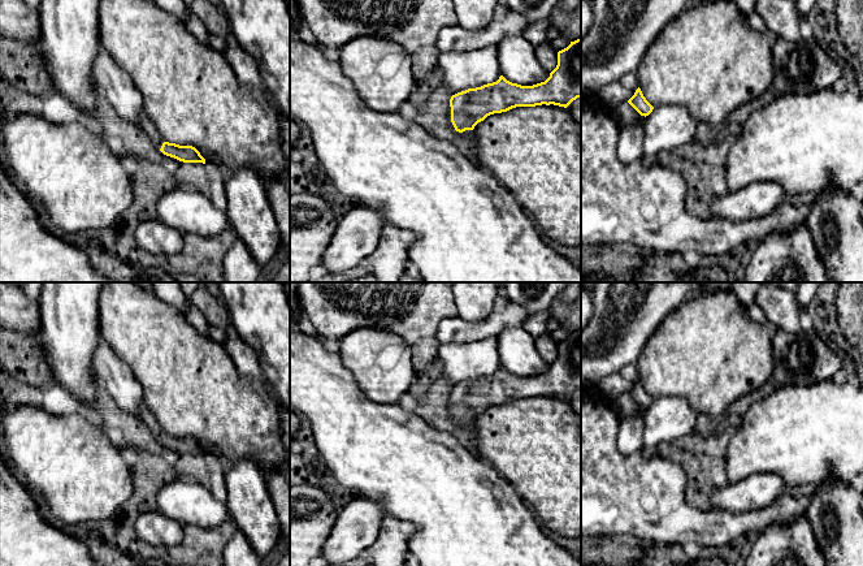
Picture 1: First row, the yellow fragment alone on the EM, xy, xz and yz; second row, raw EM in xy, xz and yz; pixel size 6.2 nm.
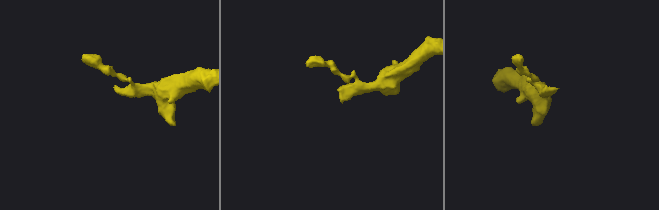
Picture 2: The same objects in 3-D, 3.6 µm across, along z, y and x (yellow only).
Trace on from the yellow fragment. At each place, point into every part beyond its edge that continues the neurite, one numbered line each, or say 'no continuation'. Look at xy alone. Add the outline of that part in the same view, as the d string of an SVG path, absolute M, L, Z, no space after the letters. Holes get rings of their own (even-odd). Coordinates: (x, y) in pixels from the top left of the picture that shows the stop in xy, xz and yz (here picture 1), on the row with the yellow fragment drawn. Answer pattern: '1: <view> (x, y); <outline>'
1: xy (144, 122); M143 112L142 117L138 124L143 131L151 138L153 144L160 150L165 139L160 134L159 129L155 126L155 124L147 117L147 115Z

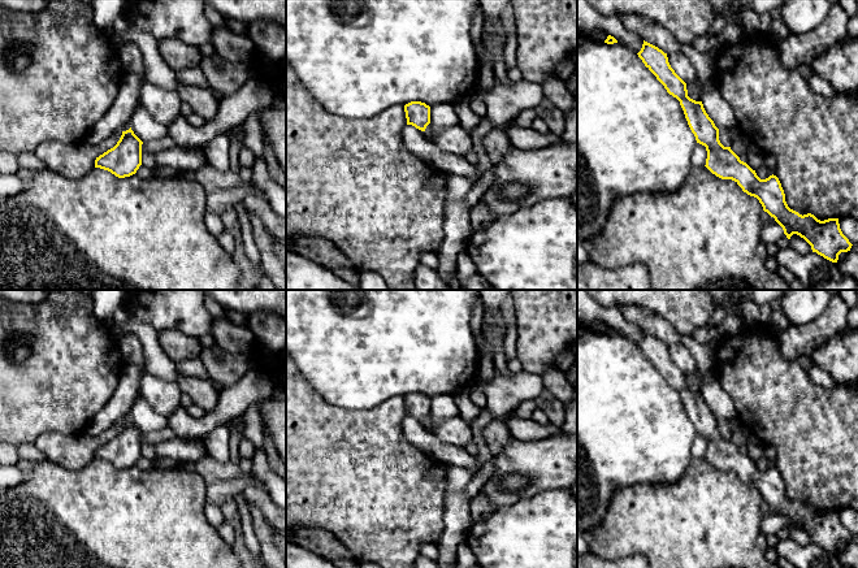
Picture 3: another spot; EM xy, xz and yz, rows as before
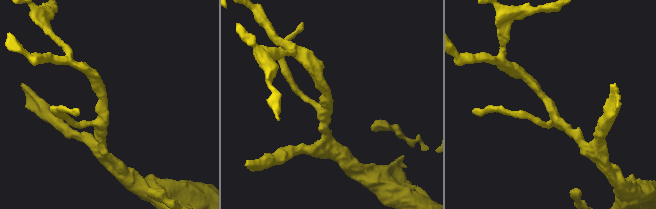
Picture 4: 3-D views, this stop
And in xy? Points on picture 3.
no continuation

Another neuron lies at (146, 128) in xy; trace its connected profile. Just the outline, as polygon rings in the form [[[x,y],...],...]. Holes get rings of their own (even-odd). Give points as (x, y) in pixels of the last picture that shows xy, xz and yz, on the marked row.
[[[139,107],[134,112],[129,125],[142,142],[151,142],[168,135],[168,126],[157,122],[144,107]]]

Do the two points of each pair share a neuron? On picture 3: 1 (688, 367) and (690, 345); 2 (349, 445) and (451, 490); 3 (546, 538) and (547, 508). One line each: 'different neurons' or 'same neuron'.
1: different neurons
2: different neurons
3: same neuron

